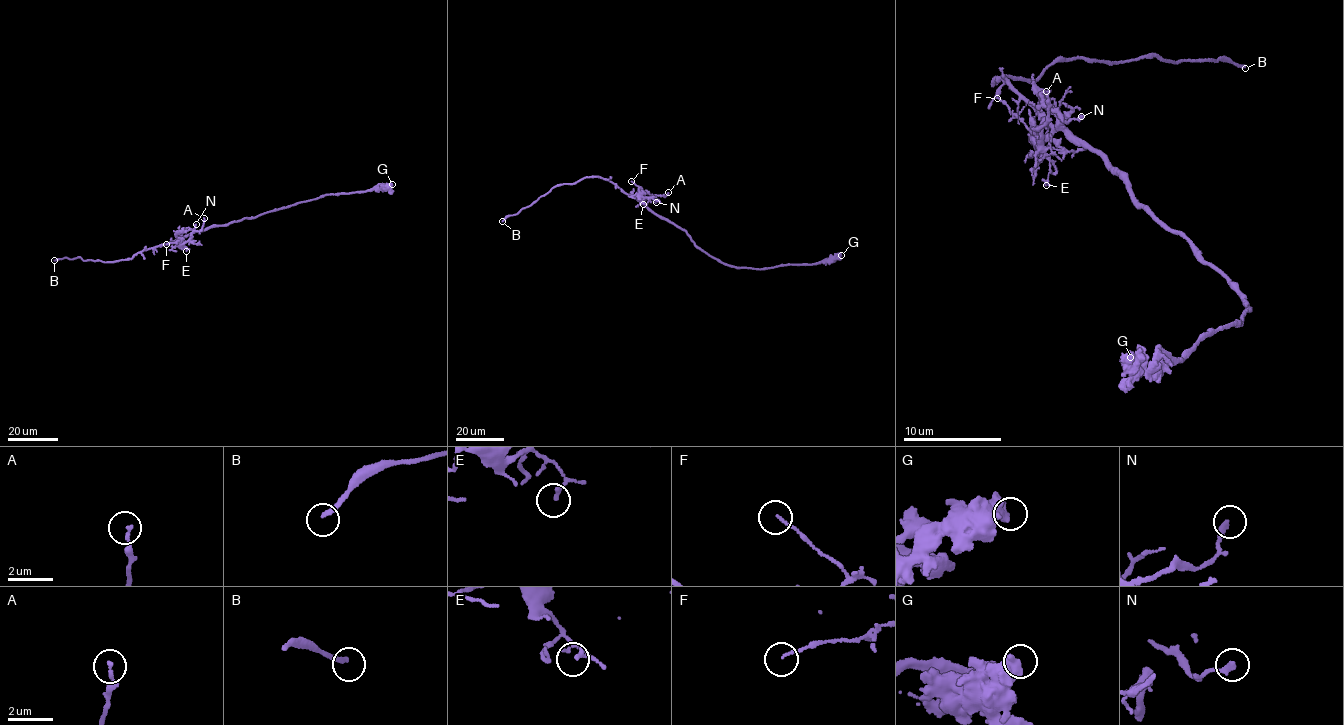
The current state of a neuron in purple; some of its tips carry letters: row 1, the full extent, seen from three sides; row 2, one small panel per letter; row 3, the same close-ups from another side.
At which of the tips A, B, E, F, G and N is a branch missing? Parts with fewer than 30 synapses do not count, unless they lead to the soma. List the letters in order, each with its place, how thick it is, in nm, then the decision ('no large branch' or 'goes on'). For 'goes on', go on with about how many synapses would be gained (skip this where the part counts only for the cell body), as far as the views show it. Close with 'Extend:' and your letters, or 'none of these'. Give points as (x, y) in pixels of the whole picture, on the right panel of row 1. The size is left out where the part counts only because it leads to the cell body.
A: at (1046, 91); 120 nm thick; no large branch
B: at (1245, 68); 190 nm thick; goes on
E: at (1046, 185); 170 nm thick; no large branch
F: at (997, 98); 90 nm thick; no large branch
G: at (1130, 357); 500 nm thick; no large branch
N: at (1081, 116); 240 nm thick; no large branch
Extend: B

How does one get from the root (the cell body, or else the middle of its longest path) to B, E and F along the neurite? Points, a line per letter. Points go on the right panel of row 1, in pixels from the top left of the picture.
B: (1126, 177), (996, 78), (1036, 80), (1058, 57), (1111, 63), (1149, 52), (1245, 68)
E: (1126, 177), (1098, 150), (1093, 150), (1062, 127), (1053, 132), (1042, 145), (1041, 151), (1050, 163), (1046, 185)
F: (1126, 177), (1098, 150), (1093, 150), (1064, 129), (1060, 127), (1044, 136), (1026, 126), (1007, 105), (997, 98)

